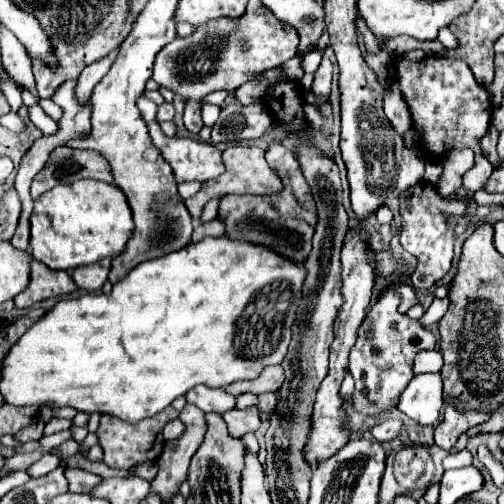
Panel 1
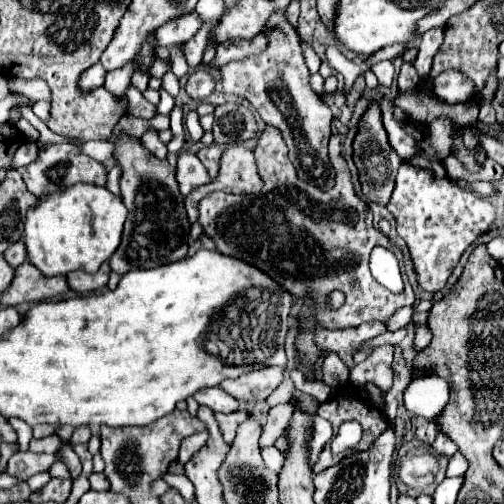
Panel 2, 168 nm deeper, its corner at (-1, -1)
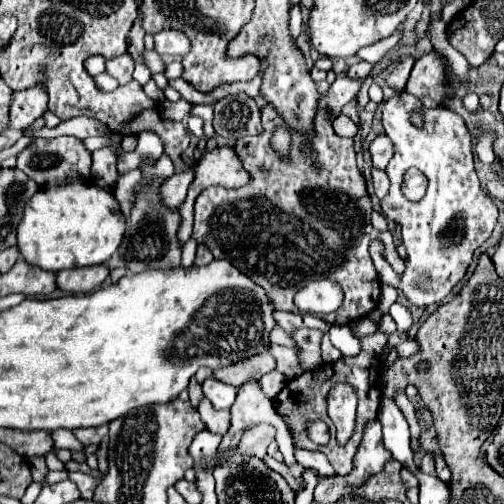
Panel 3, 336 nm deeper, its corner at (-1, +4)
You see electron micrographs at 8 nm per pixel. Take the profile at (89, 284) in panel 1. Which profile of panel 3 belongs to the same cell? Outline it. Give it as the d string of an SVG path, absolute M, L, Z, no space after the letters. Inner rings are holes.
M106 263L92 267L72 267L64 269L56 275L58 287L68 293L88 293L102 285L102 281L110 275L110 267Z

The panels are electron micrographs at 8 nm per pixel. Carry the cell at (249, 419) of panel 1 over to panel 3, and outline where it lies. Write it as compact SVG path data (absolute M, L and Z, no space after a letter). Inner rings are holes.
M202 399L202 405L198 407L198 413L202 417L202 421L206 423L206 429L212 433L220 433L224 435L230 427L230 411L218 411L210 405L210 401Z

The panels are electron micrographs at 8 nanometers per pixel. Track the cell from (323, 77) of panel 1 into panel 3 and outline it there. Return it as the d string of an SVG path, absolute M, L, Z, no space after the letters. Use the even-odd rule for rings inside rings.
M360 61L346 69L346 77L366 77L370 71L372 71L372 65L368 65L366 61Z

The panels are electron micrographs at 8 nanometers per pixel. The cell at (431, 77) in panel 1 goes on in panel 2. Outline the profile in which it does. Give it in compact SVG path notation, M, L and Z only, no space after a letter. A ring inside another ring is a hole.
M448 70L444 74L440 74L434 80L434 94L446 102L446 104L460 104L460 102L470 102L476 94L474 94L474 84L470 82L468 76L456 72L456 70Z

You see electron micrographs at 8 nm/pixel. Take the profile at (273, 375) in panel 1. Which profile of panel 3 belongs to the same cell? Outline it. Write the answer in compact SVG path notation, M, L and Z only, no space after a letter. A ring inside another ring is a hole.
M264 353L262 357L250 357L250 361L238 361L238 365L228 365L226 369L218 369L214 377L222 383L240 387L248 381L260 381L262 375L276 369L276 361L270 353Z

